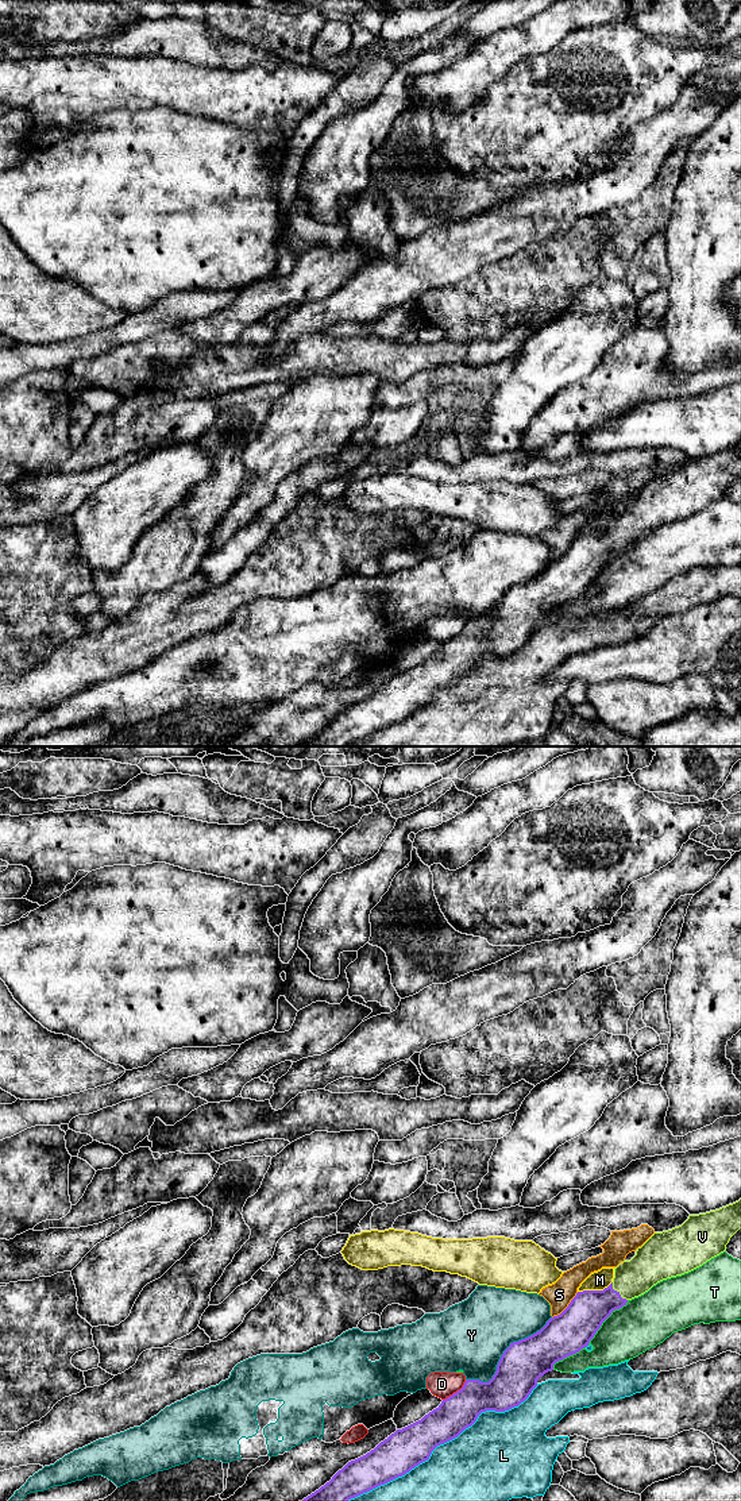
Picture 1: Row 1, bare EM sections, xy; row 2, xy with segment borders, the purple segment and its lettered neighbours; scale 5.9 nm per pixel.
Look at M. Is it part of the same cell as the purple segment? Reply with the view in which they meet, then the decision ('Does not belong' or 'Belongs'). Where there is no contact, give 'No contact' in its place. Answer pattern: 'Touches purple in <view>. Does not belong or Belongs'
Touches purple in xy. Does not belong

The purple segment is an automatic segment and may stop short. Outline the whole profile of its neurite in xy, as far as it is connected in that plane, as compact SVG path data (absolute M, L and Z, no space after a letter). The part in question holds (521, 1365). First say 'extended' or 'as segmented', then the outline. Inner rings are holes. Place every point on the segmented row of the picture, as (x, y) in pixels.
extended; M741 1199L733 1204L699 1215L690 1215L679 1227L655 1232L630 1261L614 1267L613 1282L603 1290L578 1292L568 1307L551 1317L536 1334L510 1343L503 1351L497 1371L489 1382L466 1380L463 1388L443 1400L421 1420L397 1429L366 1455L348 1462L329 1482L302 1501L348 1501L405 1475L429 1459L432 1451L471 1427L486 1411L505 1412L524 1402L537 1381L553 1370L553 1365L587 1347L602 1323L613 1311L648 1292L657 1282L688 1273L726 1250L730 1238L741 1228Z

